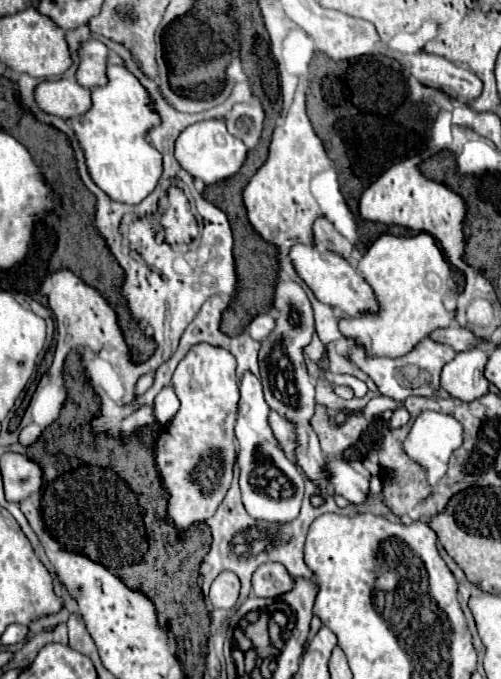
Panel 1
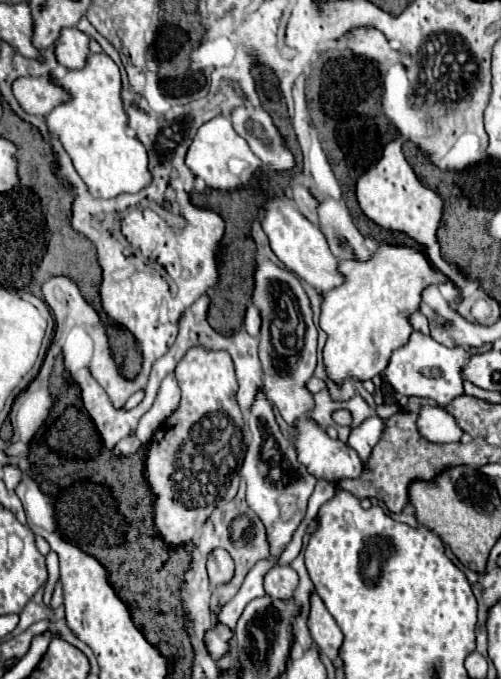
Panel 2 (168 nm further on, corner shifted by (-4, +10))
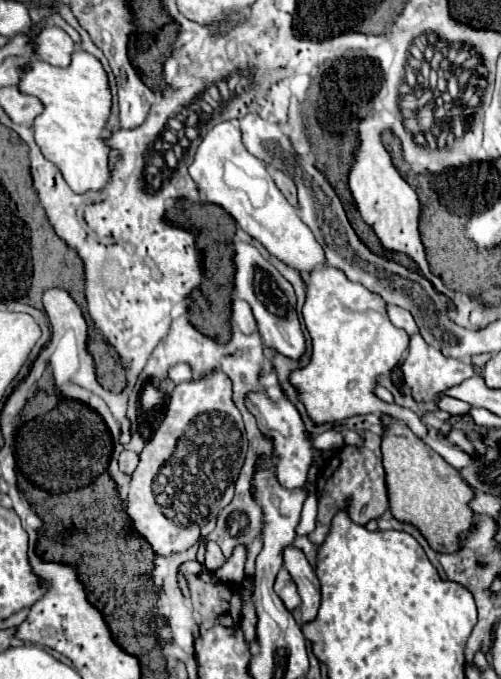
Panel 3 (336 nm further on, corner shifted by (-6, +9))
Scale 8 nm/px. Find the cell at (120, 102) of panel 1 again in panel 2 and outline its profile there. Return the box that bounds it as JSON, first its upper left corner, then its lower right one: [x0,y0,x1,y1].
[46,54,152,198]

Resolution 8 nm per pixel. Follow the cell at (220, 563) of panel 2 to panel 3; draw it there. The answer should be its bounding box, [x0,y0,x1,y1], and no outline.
[204,541,224,571]

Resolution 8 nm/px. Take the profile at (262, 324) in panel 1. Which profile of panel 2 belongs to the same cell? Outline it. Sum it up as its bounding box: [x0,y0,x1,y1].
[244,304,262,336]

